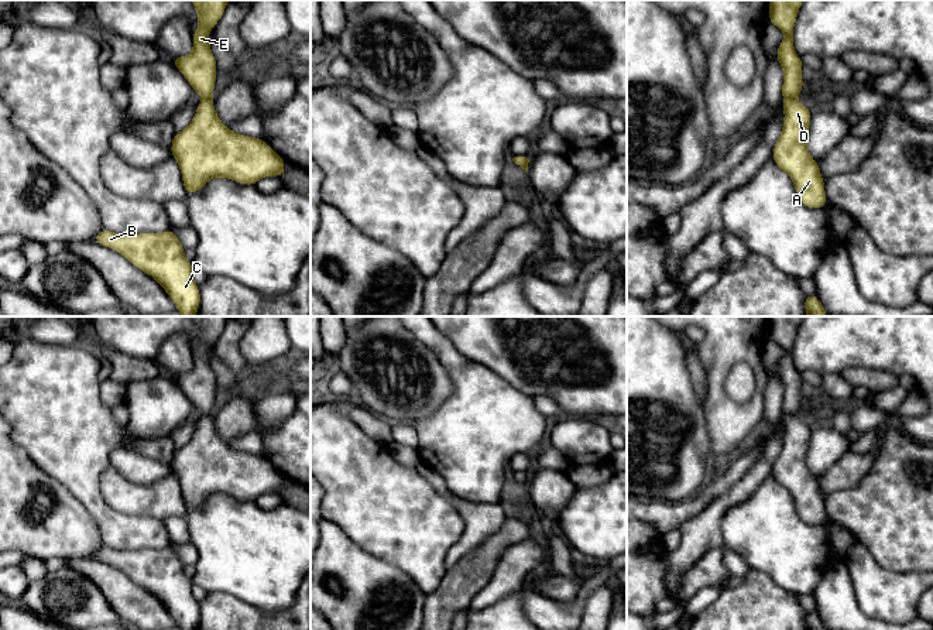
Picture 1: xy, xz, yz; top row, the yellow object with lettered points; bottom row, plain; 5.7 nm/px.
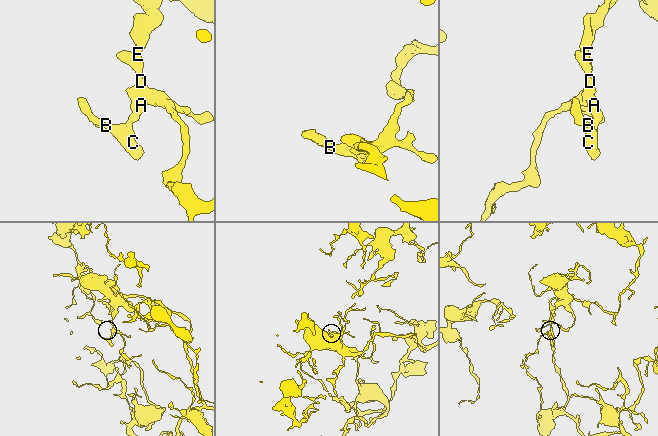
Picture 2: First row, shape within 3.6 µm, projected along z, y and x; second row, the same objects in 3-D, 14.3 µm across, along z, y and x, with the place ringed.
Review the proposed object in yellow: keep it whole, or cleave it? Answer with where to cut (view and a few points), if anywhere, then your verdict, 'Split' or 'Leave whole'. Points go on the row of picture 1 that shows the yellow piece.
No split. Leave whole

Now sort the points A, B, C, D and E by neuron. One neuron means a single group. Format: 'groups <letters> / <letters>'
groups A B C D E

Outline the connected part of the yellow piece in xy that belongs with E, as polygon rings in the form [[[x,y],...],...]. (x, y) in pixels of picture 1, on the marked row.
[[[191,0],[198,13],[199,27],[192,34],[193,51],[171,61],[189,82],[192,89],[200,95],[203,102],[196,107],[191,124],[174,133],[171,155],[178,161],[182,172],[182,182],[186,195],[199,192],[210,178],[229,178],[239,184],[255,185],[264,177],[282,177],[285,161],[263,140],[250,136],[241,136],[226,127],[216,114],[213,106],[213,89],[216,82],[216,58],[209,47],[209,31],[223,17],[224,8],[230,0]]]

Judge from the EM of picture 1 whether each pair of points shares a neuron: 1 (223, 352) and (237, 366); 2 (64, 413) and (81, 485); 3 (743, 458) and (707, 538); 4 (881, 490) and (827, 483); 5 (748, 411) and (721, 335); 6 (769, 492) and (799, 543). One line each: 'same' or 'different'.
1: same
2: same
3: different
4: different
5: same
6: same

